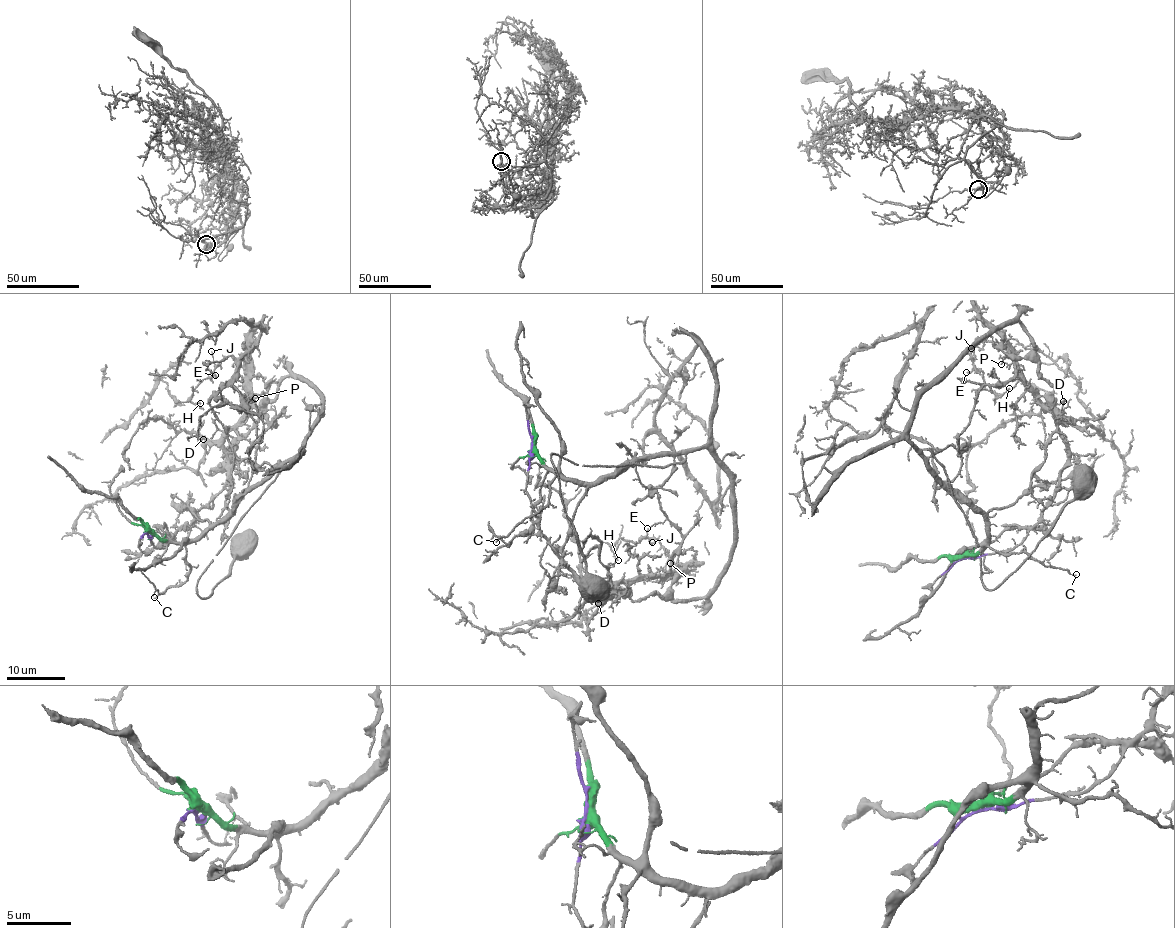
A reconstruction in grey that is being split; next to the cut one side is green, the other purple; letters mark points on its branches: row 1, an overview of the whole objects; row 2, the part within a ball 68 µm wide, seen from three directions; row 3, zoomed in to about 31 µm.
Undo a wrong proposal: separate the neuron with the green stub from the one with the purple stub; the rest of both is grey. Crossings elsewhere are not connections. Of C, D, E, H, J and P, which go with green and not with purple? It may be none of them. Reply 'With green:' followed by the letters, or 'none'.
With green: C

